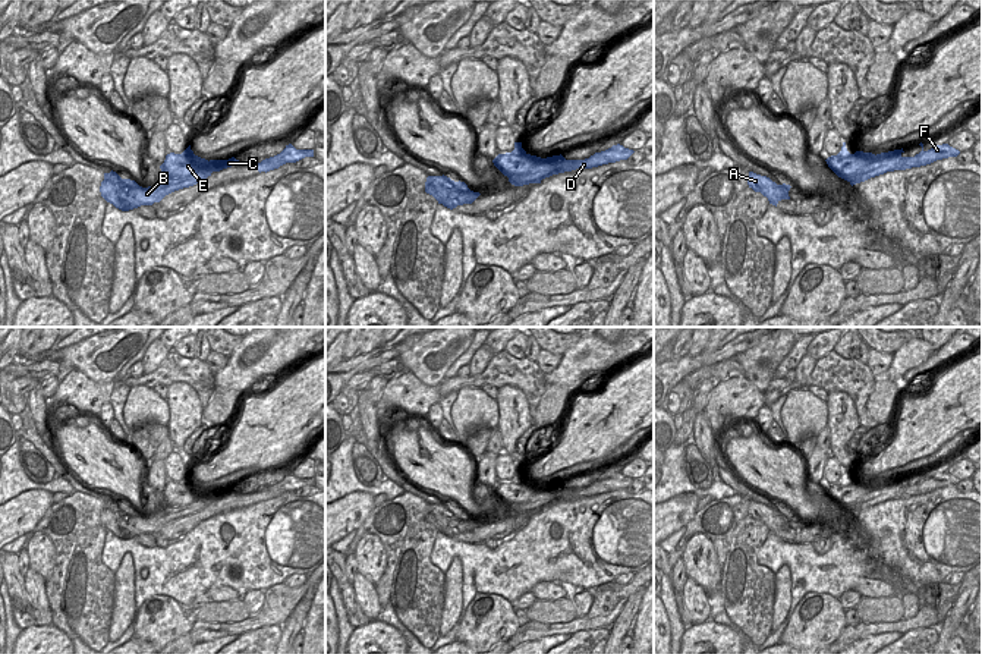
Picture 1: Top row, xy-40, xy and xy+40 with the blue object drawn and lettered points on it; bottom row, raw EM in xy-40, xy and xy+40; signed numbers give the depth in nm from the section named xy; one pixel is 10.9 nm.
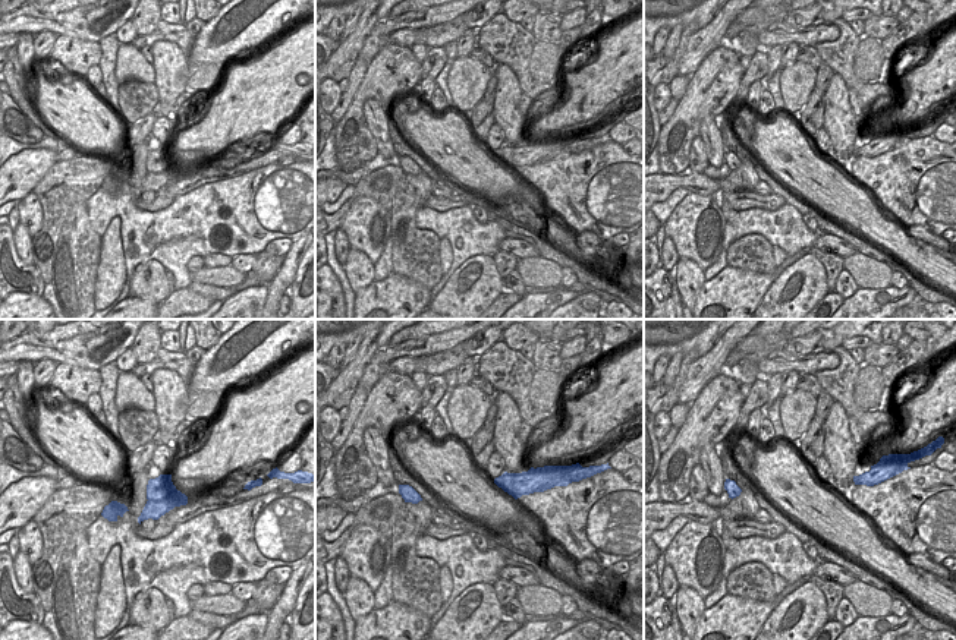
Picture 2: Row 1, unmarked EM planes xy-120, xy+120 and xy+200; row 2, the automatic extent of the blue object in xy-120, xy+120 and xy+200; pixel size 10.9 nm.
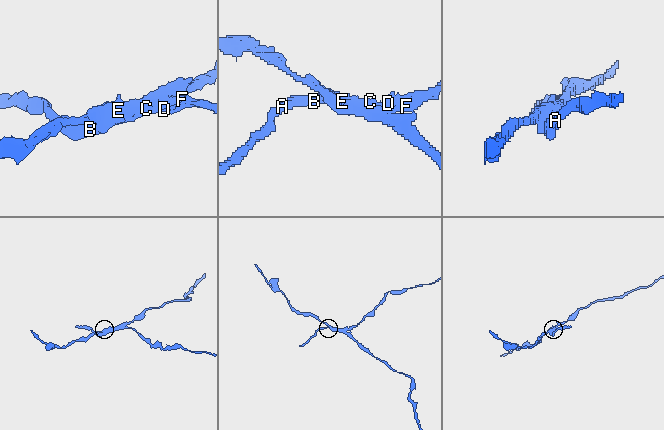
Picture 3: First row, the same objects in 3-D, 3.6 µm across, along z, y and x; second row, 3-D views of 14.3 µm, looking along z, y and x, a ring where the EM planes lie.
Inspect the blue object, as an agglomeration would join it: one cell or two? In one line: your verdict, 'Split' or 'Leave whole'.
Split

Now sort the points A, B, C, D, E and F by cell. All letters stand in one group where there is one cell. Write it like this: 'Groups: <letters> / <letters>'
Groups: A B C D F / E

